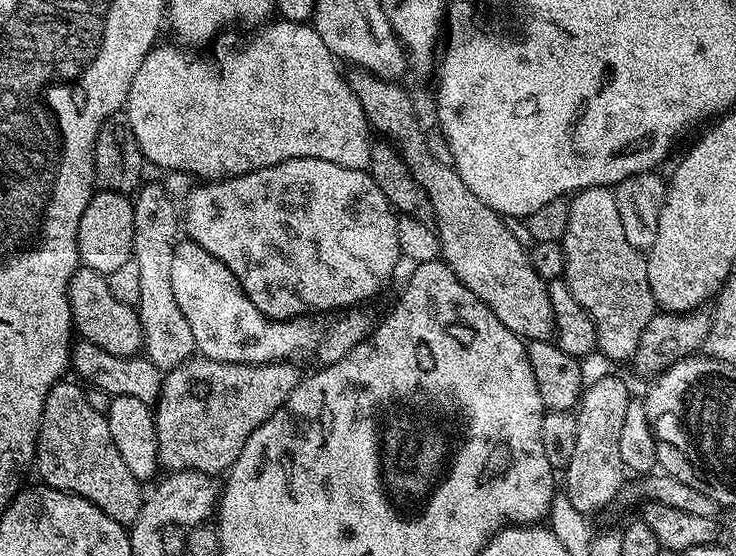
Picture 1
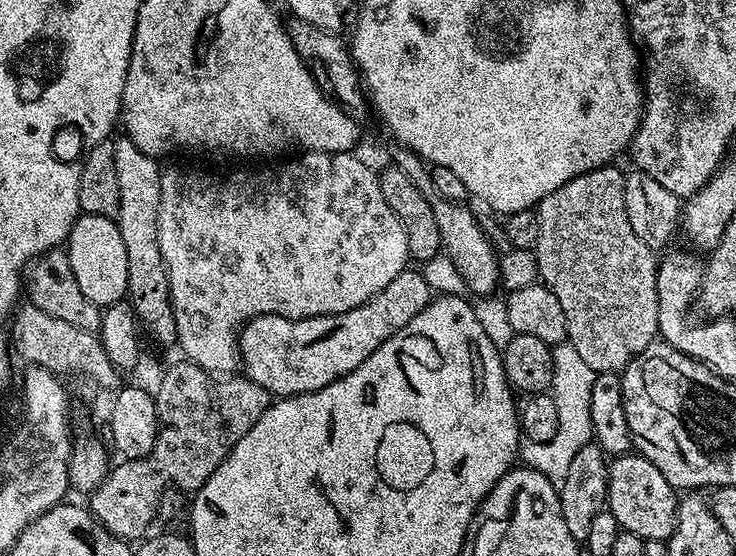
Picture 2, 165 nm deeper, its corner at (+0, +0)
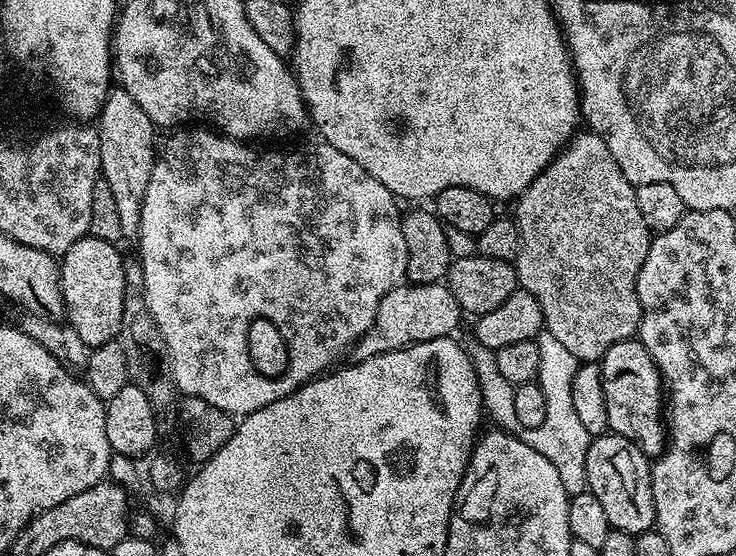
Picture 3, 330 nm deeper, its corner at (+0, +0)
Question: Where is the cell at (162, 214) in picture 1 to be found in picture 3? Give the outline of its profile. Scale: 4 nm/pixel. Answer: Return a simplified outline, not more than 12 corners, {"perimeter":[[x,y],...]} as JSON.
{"perimeter":[[124,88],[98,117],[122,237],[140,235],[158,129]]}

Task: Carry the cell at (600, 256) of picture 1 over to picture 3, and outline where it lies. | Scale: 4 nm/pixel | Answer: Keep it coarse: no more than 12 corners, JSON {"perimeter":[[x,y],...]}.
{"perimeter":[[577,131],[518,197],[514,262],[577,362],[640,331],[653,233]]}

